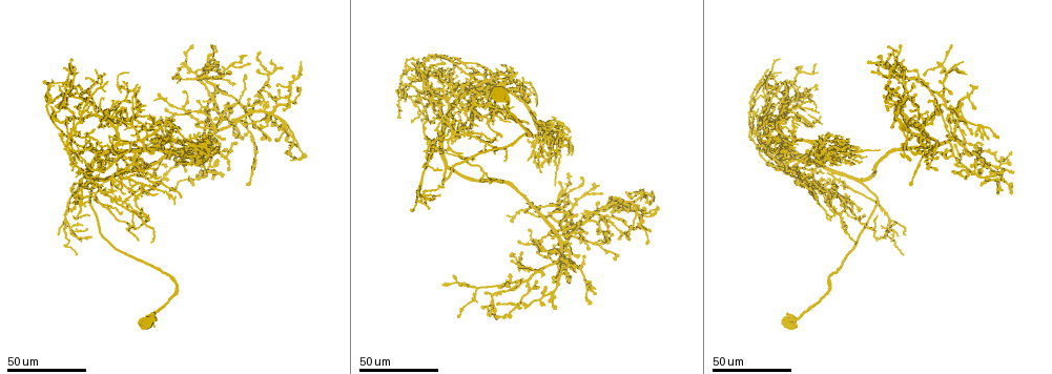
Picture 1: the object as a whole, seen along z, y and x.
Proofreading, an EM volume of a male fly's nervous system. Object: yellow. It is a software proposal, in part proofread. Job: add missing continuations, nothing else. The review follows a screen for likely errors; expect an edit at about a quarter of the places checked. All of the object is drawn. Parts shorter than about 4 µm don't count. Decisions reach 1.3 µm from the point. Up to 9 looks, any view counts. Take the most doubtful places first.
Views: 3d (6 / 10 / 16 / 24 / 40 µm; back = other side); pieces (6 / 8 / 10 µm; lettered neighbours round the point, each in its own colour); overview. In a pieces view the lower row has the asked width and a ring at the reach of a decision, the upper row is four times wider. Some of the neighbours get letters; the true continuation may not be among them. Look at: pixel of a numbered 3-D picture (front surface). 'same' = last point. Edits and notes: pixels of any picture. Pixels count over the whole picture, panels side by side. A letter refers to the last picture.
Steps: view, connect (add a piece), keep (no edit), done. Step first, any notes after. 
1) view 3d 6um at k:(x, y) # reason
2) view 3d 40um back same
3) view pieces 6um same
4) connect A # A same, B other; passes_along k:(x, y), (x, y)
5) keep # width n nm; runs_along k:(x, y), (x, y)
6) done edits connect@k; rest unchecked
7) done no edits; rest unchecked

view 3d 40um at 1:(453, 105) # an open end

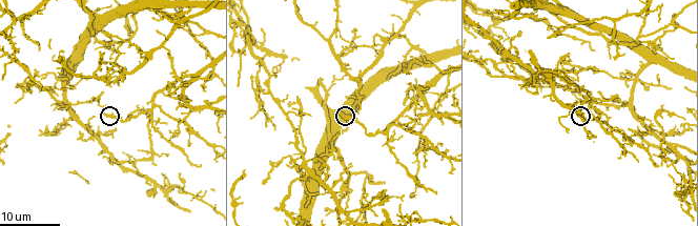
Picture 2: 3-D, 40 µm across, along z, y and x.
view pieces 8um at 2:(105, 115) # see the neighbours

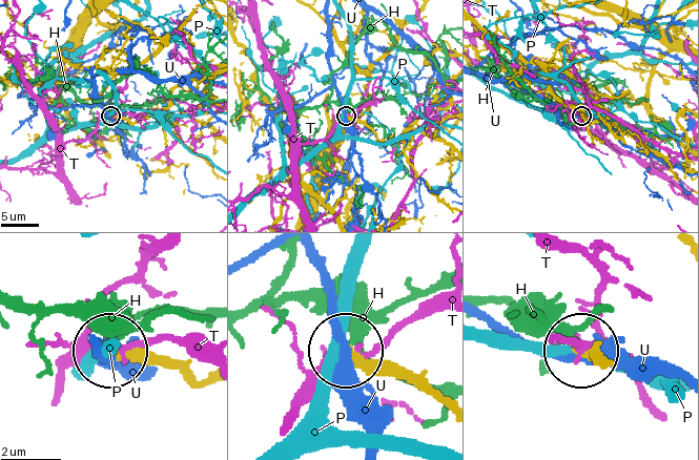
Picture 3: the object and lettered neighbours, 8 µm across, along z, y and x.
keep # width 250 nm; H other, P other, T other, U other; runs_along 3:(439, 403), (410, 383), (365, 371), (344, 353); no lettered piece goes on from it

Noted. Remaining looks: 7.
view 3d 16um at 2:(402, 103) # branch stops here

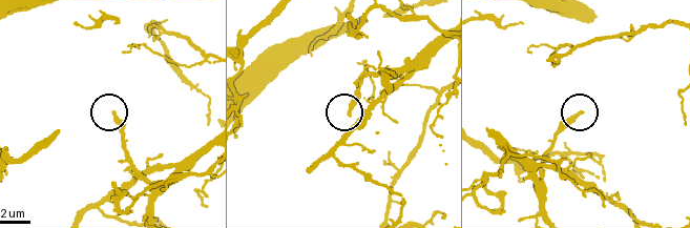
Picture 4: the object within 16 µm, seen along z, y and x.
view pieces 8um at 4:(350, 115) # what lies round it

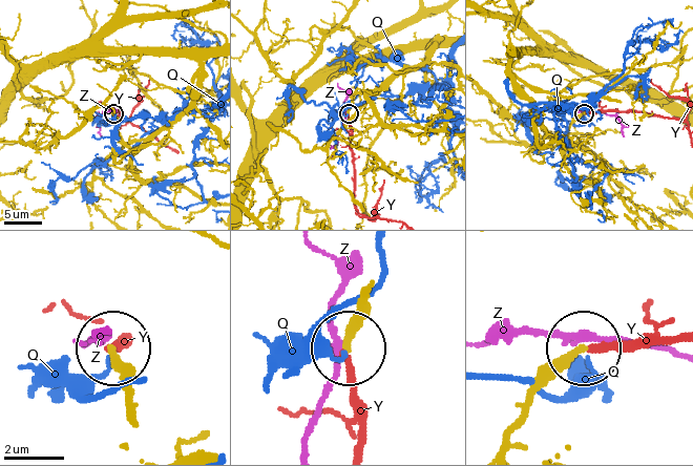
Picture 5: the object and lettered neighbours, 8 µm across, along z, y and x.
connect Y # Q other, Y same, Z other; passes_along 5:(512, 426), (583, 348), (684, 339); it goes on there

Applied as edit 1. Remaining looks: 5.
view overview

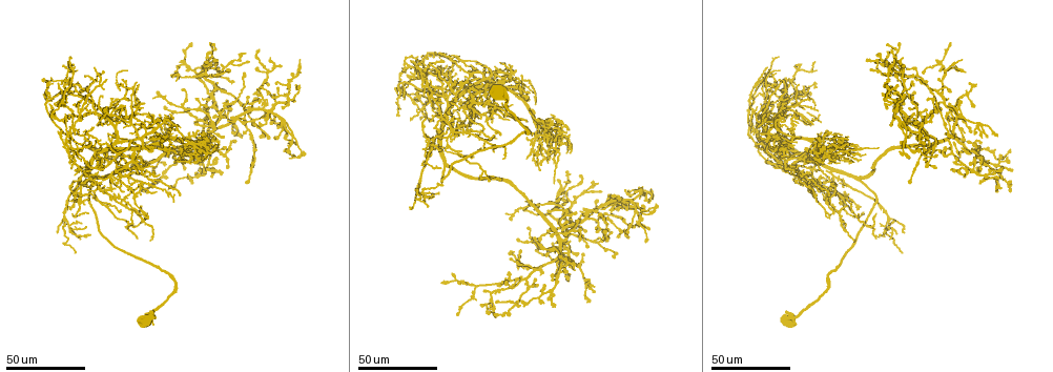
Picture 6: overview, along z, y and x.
view 3d 40um at 6:(514, 250) # branch stops here

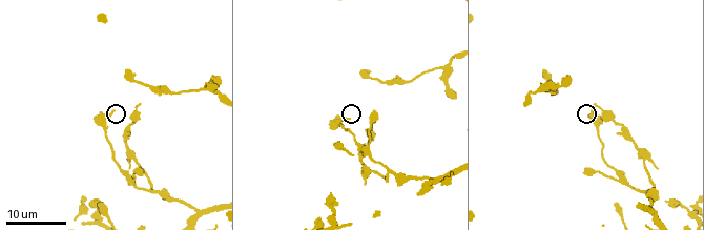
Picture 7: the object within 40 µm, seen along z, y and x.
view pieces 8um at 7:(593, 112)

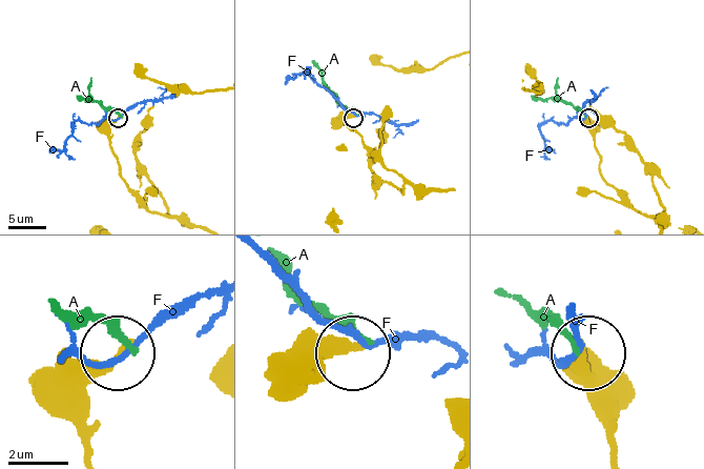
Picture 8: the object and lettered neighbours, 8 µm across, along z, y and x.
keep # width 200 nm; A other, F other; runs_along 8:(400, 178), (345, 123), (352, 117); no lettered piece goes on from it

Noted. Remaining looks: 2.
view 3d 24um at 6:(771, 153) # branch stops here

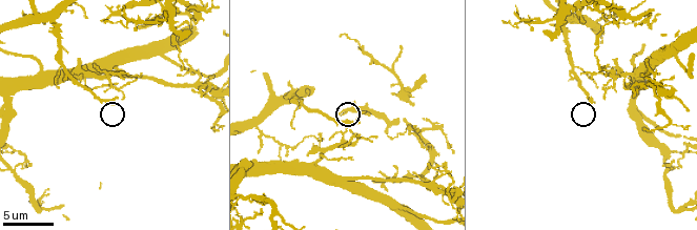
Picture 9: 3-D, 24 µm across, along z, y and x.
view pieces 8um at 9:(115, 99)

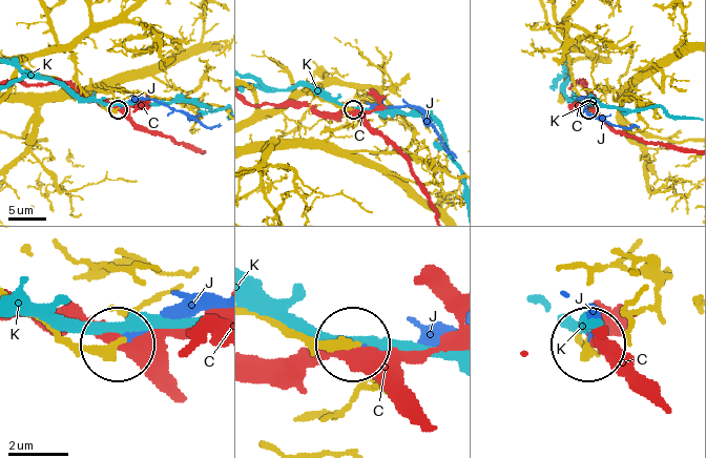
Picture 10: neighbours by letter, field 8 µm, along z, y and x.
connect J # width 300 nm; C other, J same, K other; passes_along 10:(279, 319), (322, 342), (382, 350), (412, 350), (450, 335); it goes on there

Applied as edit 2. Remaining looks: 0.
done edits connect@5, connect@10; rest unchecked

